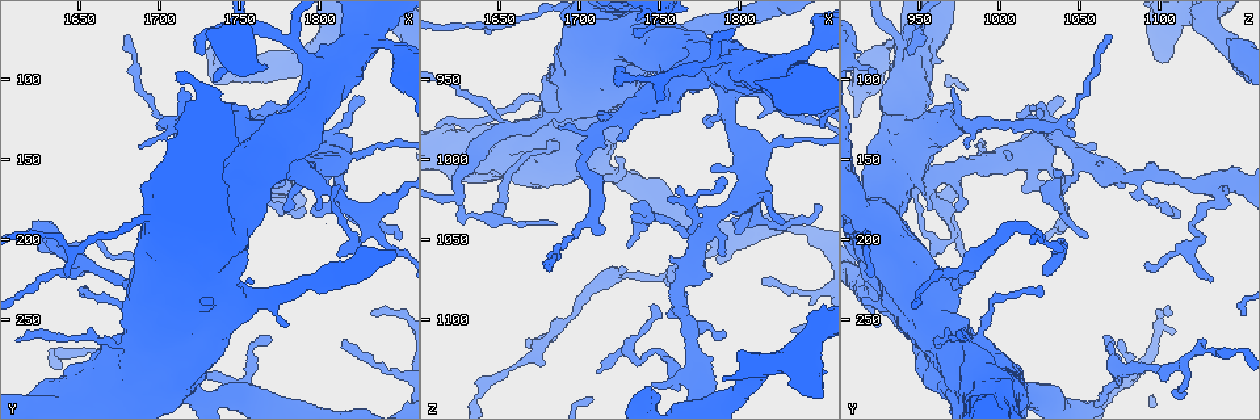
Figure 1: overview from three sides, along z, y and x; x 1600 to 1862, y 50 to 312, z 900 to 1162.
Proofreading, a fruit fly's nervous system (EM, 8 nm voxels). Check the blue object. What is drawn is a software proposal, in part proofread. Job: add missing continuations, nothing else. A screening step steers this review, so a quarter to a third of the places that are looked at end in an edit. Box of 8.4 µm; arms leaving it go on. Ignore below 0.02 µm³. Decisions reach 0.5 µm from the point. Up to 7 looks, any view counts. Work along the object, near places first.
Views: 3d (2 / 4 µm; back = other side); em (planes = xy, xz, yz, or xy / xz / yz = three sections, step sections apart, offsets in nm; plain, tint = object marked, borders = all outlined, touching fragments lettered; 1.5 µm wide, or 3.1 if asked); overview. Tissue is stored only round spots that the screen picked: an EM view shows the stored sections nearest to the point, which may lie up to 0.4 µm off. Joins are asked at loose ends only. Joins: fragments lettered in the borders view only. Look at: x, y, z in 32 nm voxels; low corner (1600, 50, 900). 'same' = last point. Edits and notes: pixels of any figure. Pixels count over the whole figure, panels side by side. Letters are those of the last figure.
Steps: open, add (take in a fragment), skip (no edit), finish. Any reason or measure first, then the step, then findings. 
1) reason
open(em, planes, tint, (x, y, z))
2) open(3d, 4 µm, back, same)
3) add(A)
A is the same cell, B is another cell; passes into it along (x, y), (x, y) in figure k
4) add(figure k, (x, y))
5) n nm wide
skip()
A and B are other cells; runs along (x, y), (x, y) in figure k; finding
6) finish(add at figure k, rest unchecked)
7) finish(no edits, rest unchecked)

branch stops here
open(em, yz, step 8, borders, (1778, 182, 976))

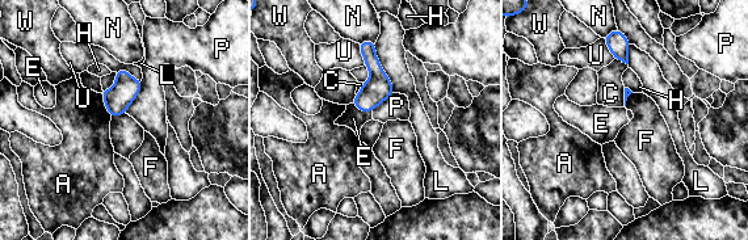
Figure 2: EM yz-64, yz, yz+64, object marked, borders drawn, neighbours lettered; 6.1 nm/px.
skip()
A, C, E, F, H, L, N, P, U and W are other cells; border along (100, 93), (110, 117) in figure 2; none of them fits

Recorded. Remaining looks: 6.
thin end
open(em, xy, step 4, tint, (1714, 104, 972))

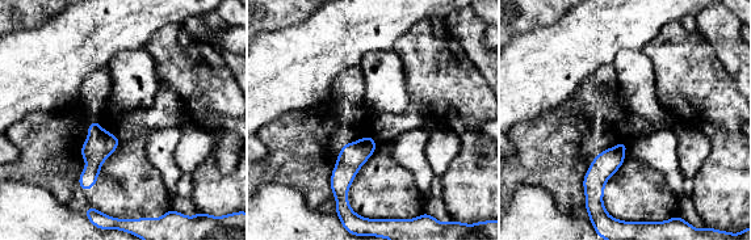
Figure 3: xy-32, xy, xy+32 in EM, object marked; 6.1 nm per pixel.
open(em, planes, borders, same)

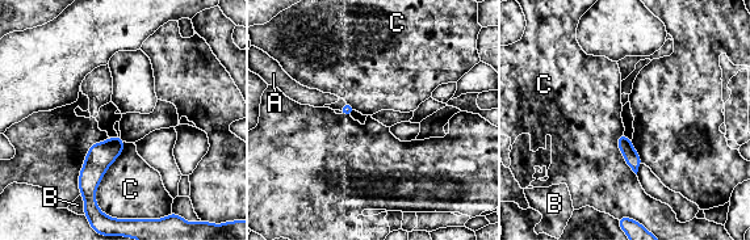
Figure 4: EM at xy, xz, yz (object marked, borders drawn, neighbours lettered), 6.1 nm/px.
skip()
A, B and C are other cells; border along (124, 142), (97, 186), (97, 206) in figure 4; no lettered fragment goes on from it

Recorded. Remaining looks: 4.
stops while still wide
open(em, planes, borders, (1766, 124, 926))

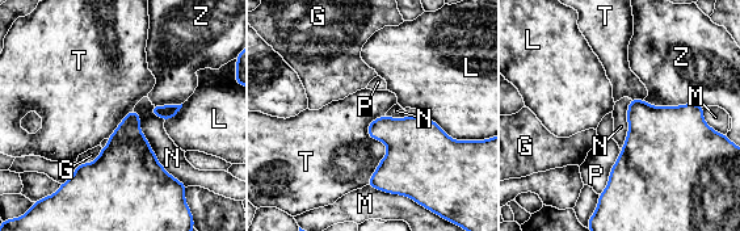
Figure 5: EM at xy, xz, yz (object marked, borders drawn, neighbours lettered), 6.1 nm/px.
skip()
G, L, M, N, P, T and Z are other cells; border along (385, 114), (366, 184) in figure 5; none of them fits

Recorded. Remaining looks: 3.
finish(no edits, rest unchecked)

